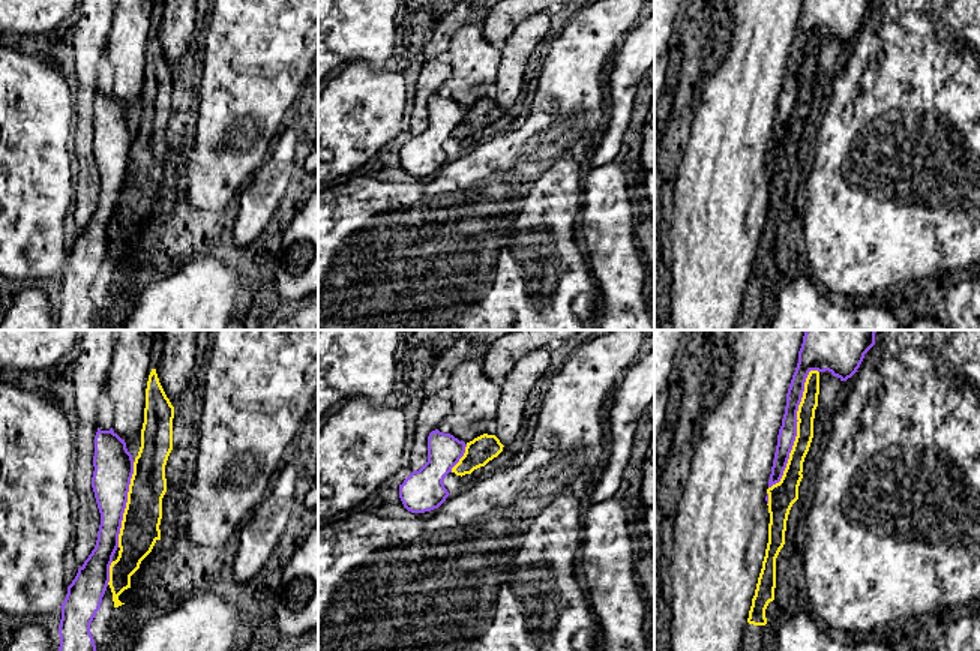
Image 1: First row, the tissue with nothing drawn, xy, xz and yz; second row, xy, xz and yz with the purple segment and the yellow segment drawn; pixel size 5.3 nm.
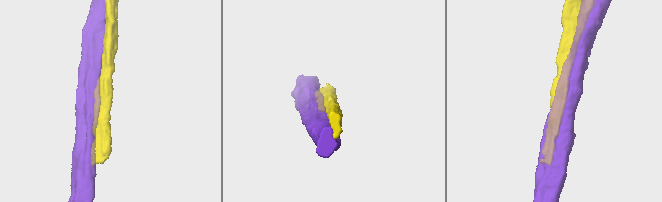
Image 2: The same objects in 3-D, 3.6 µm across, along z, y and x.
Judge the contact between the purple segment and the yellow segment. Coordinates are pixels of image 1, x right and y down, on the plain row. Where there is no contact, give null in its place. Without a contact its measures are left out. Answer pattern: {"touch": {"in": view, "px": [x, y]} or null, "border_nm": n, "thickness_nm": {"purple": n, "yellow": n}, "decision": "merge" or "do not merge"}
{"touch": {"in": "yz", "px": [796, 92]}, "border_nm": 700, "thickness_nm": {"purple": 100, "yellow": 100}, "decision": "do not merge"}

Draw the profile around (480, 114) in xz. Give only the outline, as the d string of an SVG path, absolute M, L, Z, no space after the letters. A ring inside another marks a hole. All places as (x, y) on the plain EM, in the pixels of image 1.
M483 98L467 106L465 117L452 132L456 140L471 138L474 134L485 130L489 124L503 116L503 108L495 99Z

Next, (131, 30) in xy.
M116 0L108 36L108 58L113 66L113 94L135 122L141 111L146 52L152 36L150 15L156 0Z

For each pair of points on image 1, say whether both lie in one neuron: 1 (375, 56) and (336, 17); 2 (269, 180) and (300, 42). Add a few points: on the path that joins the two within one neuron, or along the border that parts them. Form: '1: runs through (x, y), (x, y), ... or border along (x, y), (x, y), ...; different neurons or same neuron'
1: runs through (366, 47), (345, 26); same neuron
2: border along (285, 123), (278, 134); different neurons

